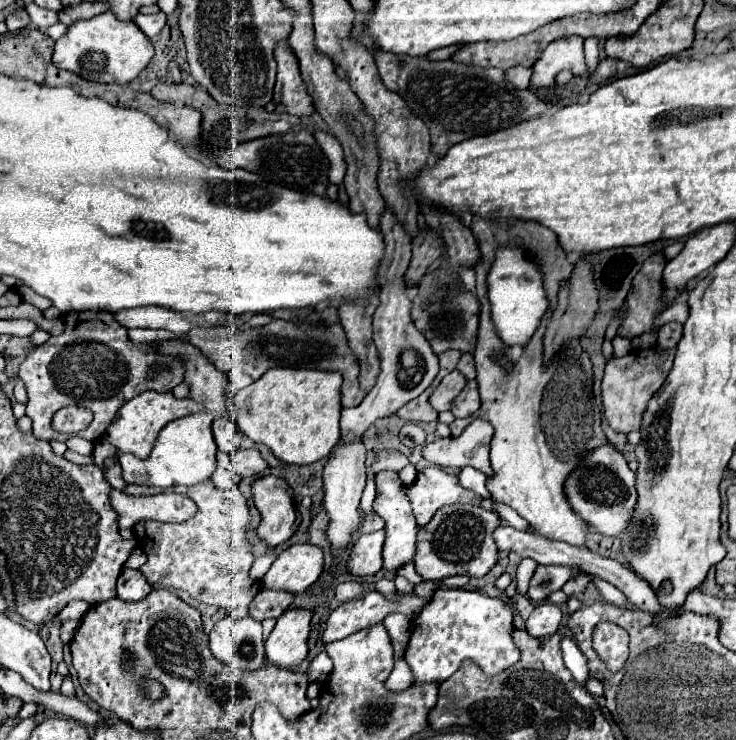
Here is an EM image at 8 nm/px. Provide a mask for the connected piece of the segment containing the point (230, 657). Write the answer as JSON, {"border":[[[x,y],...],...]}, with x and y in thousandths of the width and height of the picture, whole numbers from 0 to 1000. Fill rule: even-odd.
{"border":[[[307,832],[291,843],[283,862],[288,884],[310,900],[345,905],[359,897],[356,843],[342,832]]]}

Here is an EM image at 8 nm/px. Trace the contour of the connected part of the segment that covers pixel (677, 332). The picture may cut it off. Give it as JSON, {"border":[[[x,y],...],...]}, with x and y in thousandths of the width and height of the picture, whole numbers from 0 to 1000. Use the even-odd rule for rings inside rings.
{"border":[[[921,435],[902,438],[894,446],[894,468],[899,468],[899,470],[916,470],[921,465],[921,459],[927,457],[927,449],[929,449],[929,443]]]}

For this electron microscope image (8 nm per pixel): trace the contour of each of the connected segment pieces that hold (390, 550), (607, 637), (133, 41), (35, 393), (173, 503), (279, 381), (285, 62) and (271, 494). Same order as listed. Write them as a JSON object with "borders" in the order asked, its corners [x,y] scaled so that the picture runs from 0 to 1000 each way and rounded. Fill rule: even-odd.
{"borders":[[[[514,638],[511,641],[511,676],[508,676],[505,686],[524,705],[524,732],[522,732],[522,743],[519,743],[522,770],[538,773],[541,768],[546,768],[549,762],[563,757],[565,722],[568,722],[568,708],[563,703],[557,676],[546,665],[546,651],[538,638]]],[[[818,841],[807,849],[806,876],[826,905],[837,909],[853,891],[853,857],[832,841]]],[[[141,16],[122,27],[106,27],[92,35],[92,43],[76,54],[73,89],[95,95],[117,108],[144,114],[174,114],[182,108],[204,84],[209,65],[196,43],[179,27],[160,27],[152,16]]],[[[92,422],[87,427],[87,449],[49,468],[27,492],[27,511],[38,530],[35,562],[41,562],[46,573],[46,586],[65,597],[88,597],[94,592],[94,588],[80,586],[71,578],[71,562],[82,551],[95,546],[122,551],[128,568],[117,581],[106,584],[106,589],[130,597],[139,592],[166,546],[198,527],[231,530],[250,514],[250,503],[247,484],[231,484],[207,465],[177,462],[171,443],[163,441],[149,422]],[[212,489],[220,489],[226,500],[220,500],[209,514],[201,514],[204,497]]],[[[152,662],[149,681],[160,692],[160,714],[179,714],[188,703],[215,705],[250,705],[269,689],[266,681],[250,668],[212,668],[212,670],[171,670]]],[[[367,497],[353,514],[313,532],[313,554],[326,581],[342,597],[361,600],[378,622],[389,627],[424,627],[443,619],[462,592],[462,519],[465,508],[459,503]]],[[[378,59],[372,65],[372,76],[378,84],[378,103],[372,119],[372,141],[378,151],[391,151],[399,157],[421,157],[429,151],[424,130],[418,127],[410,103],[408,86],[391,59]]],[[[364,641],[342,651],[345,681],[356,697],[351,724],[370,741],[389,732],[408,711],[408,697],[399,684],[399,665],[389,649]]]]}

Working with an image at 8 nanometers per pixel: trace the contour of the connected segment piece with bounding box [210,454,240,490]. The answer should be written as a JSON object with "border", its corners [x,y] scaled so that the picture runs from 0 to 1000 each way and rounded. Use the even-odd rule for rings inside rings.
{"border":[[[296,614],[296,630],[293,630],[293,635],[288,638],[288,643],[285,643],[285,649],[288,649],[291,657],[310,662],[310,659],[315,659],[315,657],[321,657],[321,654],[326,651],[326,643],[321,643],[310,630],[313,630],[313,627],[304,624],[302,614]]]}

